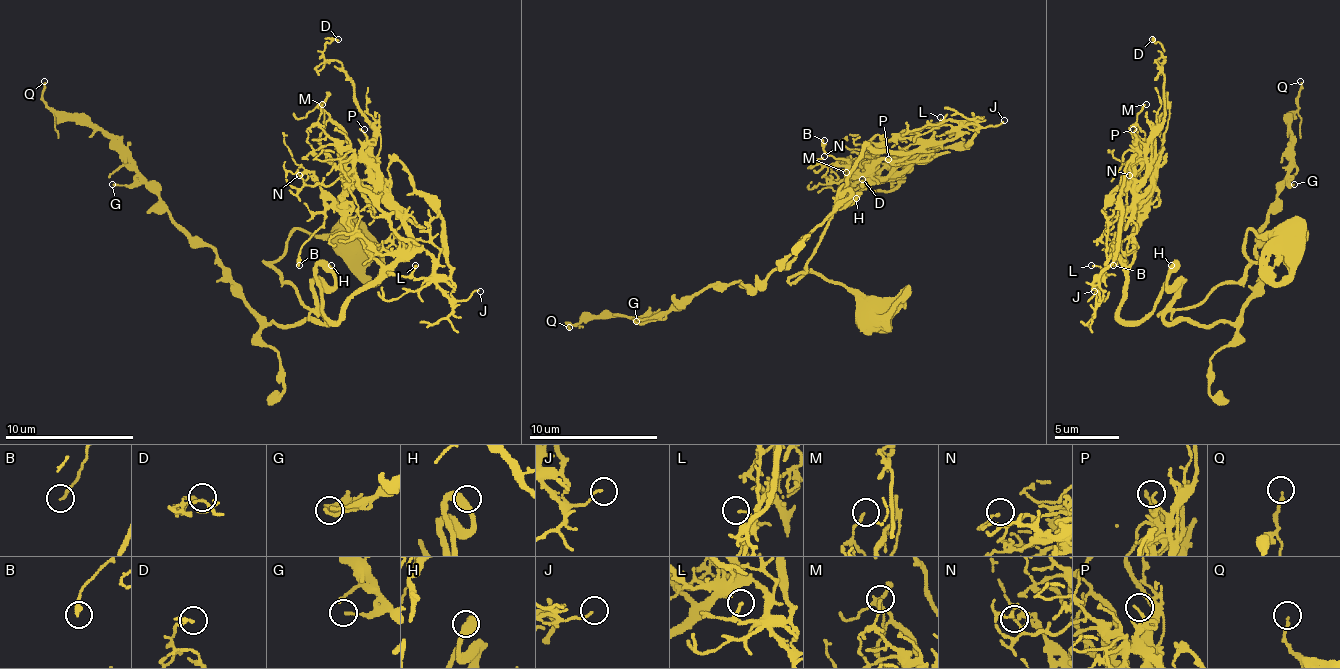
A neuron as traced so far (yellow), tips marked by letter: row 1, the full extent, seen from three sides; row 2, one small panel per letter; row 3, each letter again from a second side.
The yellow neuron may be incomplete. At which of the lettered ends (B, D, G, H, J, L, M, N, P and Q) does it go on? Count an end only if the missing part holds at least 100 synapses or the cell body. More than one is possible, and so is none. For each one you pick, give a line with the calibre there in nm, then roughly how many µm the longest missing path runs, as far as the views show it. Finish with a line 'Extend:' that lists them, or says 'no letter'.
Extend: no letter

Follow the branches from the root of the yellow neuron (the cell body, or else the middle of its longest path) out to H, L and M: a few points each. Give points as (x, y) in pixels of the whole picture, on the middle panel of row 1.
H: (872, 321), (843, 285), (817, 272), (798, 275), (830, 224), (833, 208), (859, 195), (856, 198)
L: (872, 321), (843, 285), (798, 275), (862, 150), (949, 140), (940, 117)
M: (872, 321), (843, 285), (798, 275), (862, 150), (904, 156), (869, 179), (853, 162), (846, 172)

